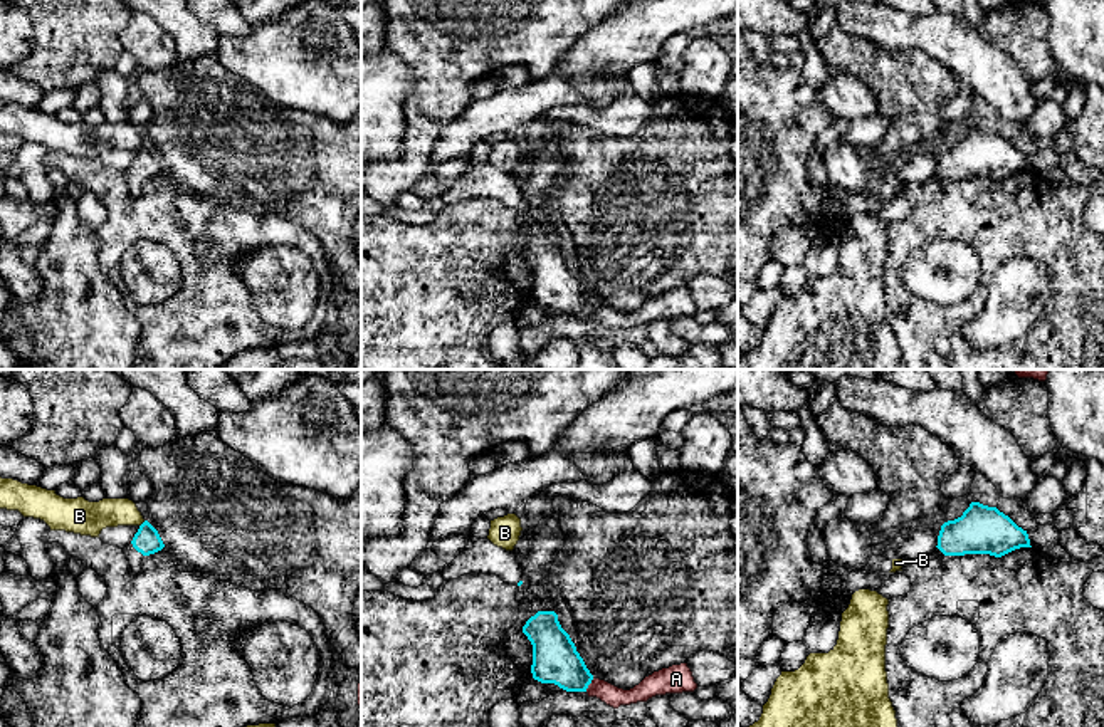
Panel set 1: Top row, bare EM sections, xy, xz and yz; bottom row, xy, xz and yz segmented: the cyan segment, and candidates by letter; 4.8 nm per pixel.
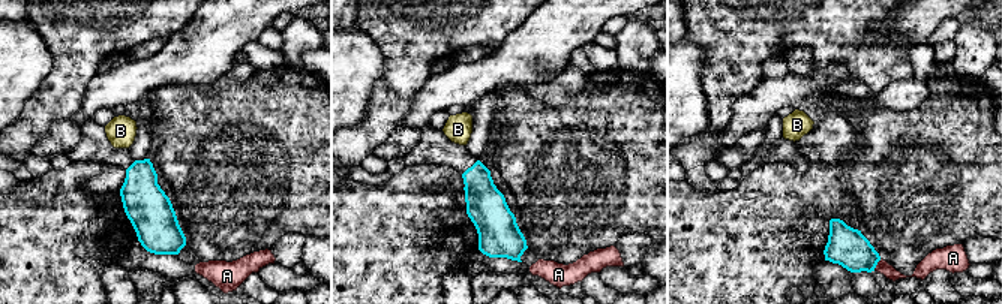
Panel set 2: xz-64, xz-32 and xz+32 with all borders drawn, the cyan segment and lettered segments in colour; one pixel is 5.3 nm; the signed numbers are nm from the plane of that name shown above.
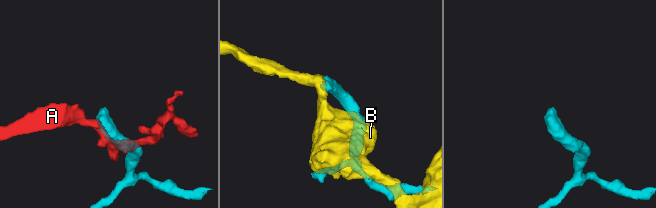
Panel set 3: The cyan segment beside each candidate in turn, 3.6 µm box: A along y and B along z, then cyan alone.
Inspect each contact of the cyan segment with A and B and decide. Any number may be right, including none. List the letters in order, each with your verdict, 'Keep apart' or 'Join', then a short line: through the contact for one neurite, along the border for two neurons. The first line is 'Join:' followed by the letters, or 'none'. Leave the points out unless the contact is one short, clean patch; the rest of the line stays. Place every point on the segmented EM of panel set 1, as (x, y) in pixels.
Join: none
A: Keep apart. Line: xz (594, 679), (585, 690)
B: Keep apart. Line: xy (145, 521), (140, 526)

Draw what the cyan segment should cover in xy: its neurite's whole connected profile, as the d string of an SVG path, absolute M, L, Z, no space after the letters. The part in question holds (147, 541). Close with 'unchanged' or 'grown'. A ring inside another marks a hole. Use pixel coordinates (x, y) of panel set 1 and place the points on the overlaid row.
M145 520L138 532L134 534L131 544L124 547L124 554L131 567L138 567L143 559L150 554L155 554L165 547L158 531Z | grown

